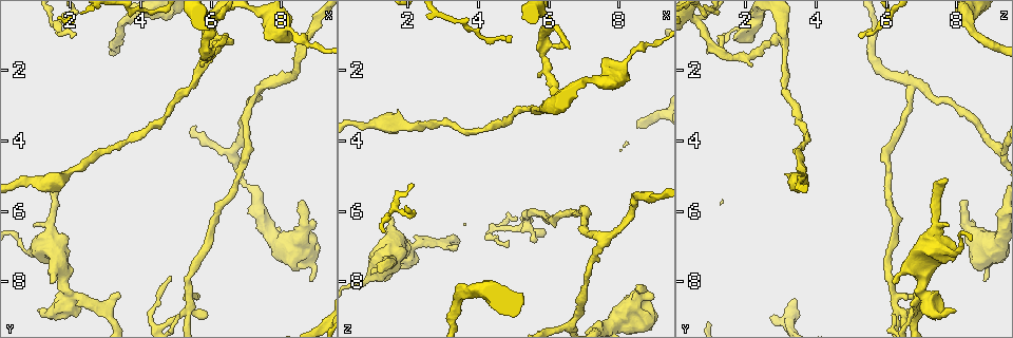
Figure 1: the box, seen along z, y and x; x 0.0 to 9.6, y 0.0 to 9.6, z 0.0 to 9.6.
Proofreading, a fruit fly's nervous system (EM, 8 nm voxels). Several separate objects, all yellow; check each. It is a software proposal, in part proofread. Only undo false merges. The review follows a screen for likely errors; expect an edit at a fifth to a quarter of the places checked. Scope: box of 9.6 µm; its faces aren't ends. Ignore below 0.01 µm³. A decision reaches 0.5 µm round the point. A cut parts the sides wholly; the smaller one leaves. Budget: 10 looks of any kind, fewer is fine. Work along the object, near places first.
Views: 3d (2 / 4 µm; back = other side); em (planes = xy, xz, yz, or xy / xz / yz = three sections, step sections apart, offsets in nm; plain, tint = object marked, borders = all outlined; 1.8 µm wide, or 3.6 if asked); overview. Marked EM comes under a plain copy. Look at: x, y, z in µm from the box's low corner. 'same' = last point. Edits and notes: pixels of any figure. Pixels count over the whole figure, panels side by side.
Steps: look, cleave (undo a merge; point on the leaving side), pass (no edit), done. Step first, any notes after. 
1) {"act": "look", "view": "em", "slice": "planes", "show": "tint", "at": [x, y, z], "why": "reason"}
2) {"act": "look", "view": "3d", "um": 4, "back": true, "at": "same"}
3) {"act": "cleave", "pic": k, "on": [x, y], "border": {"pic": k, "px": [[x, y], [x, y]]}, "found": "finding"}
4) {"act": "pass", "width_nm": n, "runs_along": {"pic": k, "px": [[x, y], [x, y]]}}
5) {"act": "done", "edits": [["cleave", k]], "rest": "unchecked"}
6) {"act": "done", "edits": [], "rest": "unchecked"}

{"act": "look", "view": "em", "um": 3.6, "slice": "yz", "step": 16, "show": "tint", "at": [0.95, 7.10, 7.95], "why": "sudden change in width"}

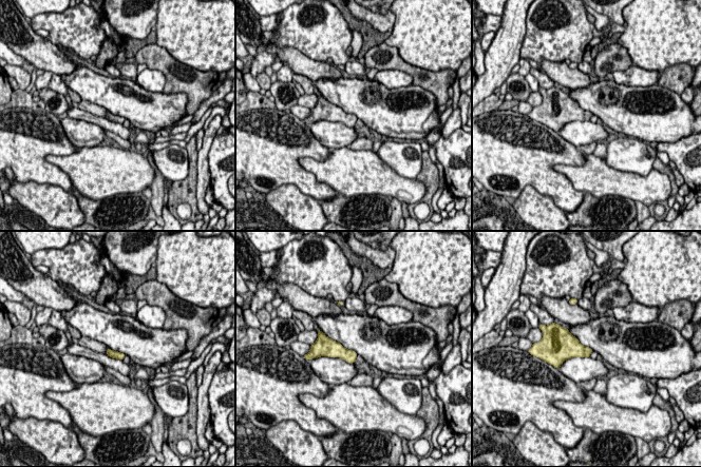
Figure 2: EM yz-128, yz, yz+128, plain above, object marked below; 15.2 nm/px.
{"act": "look", "view": "em", "um": 3.6, "slice": "planes", "show": "tint", "at": "same"}

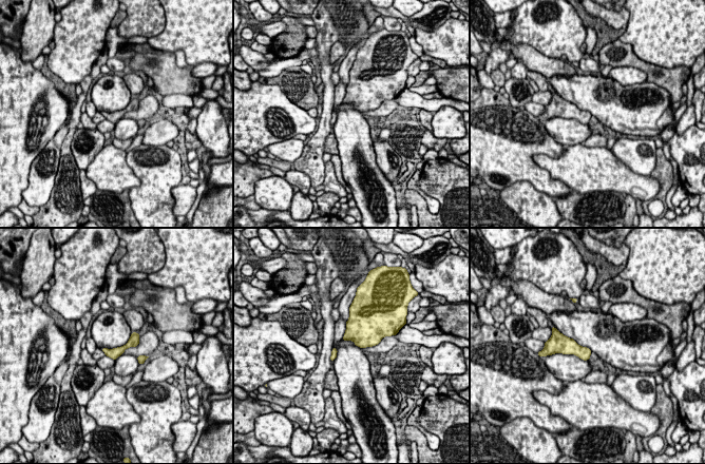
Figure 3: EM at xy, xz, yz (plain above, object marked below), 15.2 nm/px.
{"act": "pass", "runs_along": {"pic": 3, "px": [[136, 336], [118, 351], [107, 351]]}, "found": "one neuron here"}

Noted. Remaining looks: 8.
{"act": "look", "view": "3d", "um": 4, "at": [1.90, 8.45, 7.10], "why": "calibre changes"}

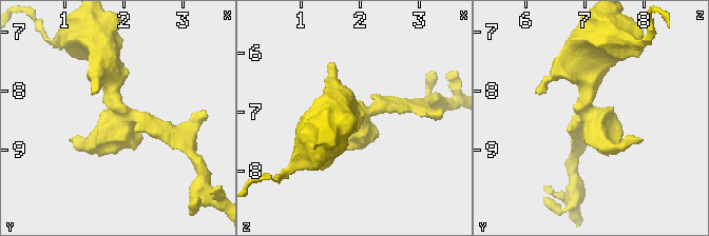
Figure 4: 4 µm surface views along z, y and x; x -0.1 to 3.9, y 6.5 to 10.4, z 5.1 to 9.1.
{"act": "look", "view": "em", "slice": "planes", "show": "borders", "at": [1.95, 8.40, 7.10], "why": "now the EM"}

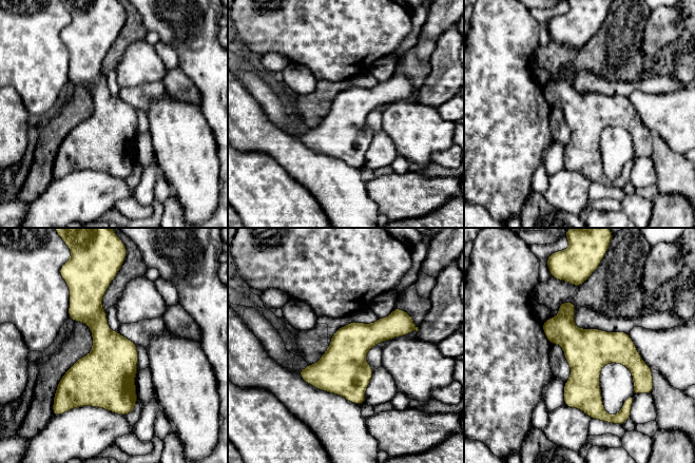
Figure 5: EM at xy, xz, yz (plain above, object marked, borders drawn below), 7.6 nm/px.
{"act": "pass", "found": "one neuron here"}

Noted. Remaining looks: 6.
{"act": "look", "view": "3d", "um": 2, "at": [7.45, 2.45, 7.00], "why": "side arm on a straight run"}

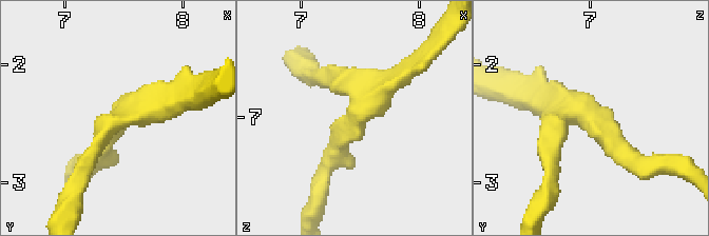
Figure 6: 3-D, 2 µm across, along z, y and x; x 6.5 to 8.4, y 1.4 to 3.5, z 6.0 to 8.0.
{"act": "look", "view": "em", "slice": "yz", "step": 4, "show": "tint", "at": [7.48, 2.46, 6.92], "arms": 3, "arm_widths_nm": [160, 170, 200], "why": "now the EM"}

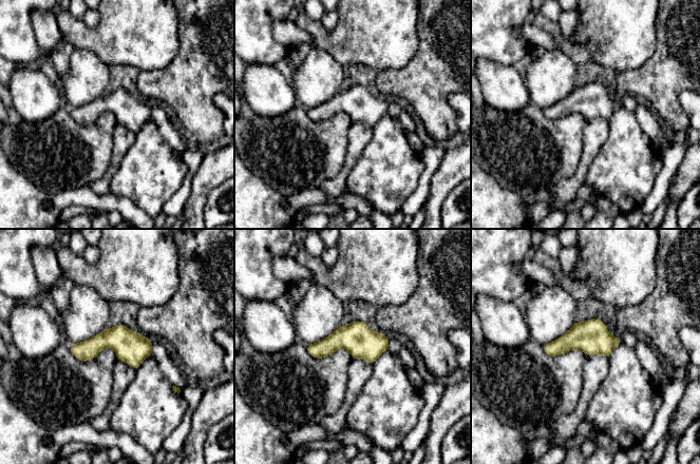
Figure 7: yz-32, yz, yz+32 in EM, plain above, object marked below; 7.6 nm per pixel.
{"act": "look", "view": "em", "slice": "planes", "show": "tint", "at": "same", "why": "cut it another way"}

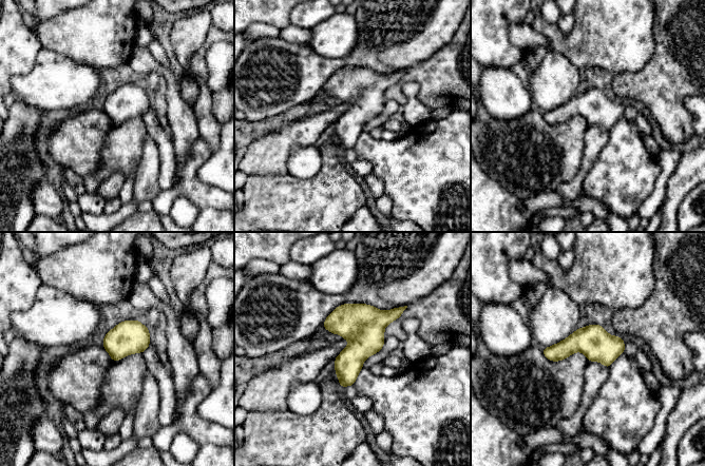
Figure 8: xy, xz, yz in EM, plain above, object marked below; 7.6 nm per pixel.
{"act": "pass", "width_nm": 240, "found": "all the same neuron"}

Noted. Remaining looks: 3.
{"act": "look", "view": "em", "slice": "planes", "show": "tint", "at": [5.80, 1.60, 1.40], "why": "branch point"}

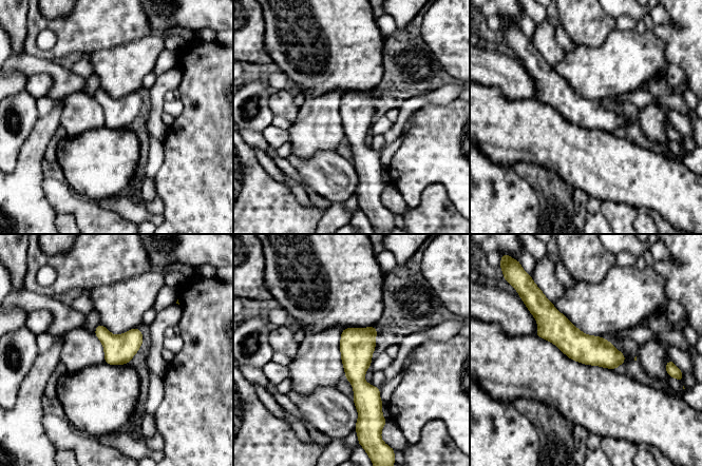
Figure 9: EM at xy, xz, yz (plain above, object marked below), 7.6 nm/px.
{"act": "pass", "runs_along": {"pic": 9, "px": [[548, 304], [582, 348], [622, 360]]}, "found": "continuous, no second neuron"}

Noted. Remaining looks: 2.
{"act": "done", "edits": [], "rest": "unchecked"}

